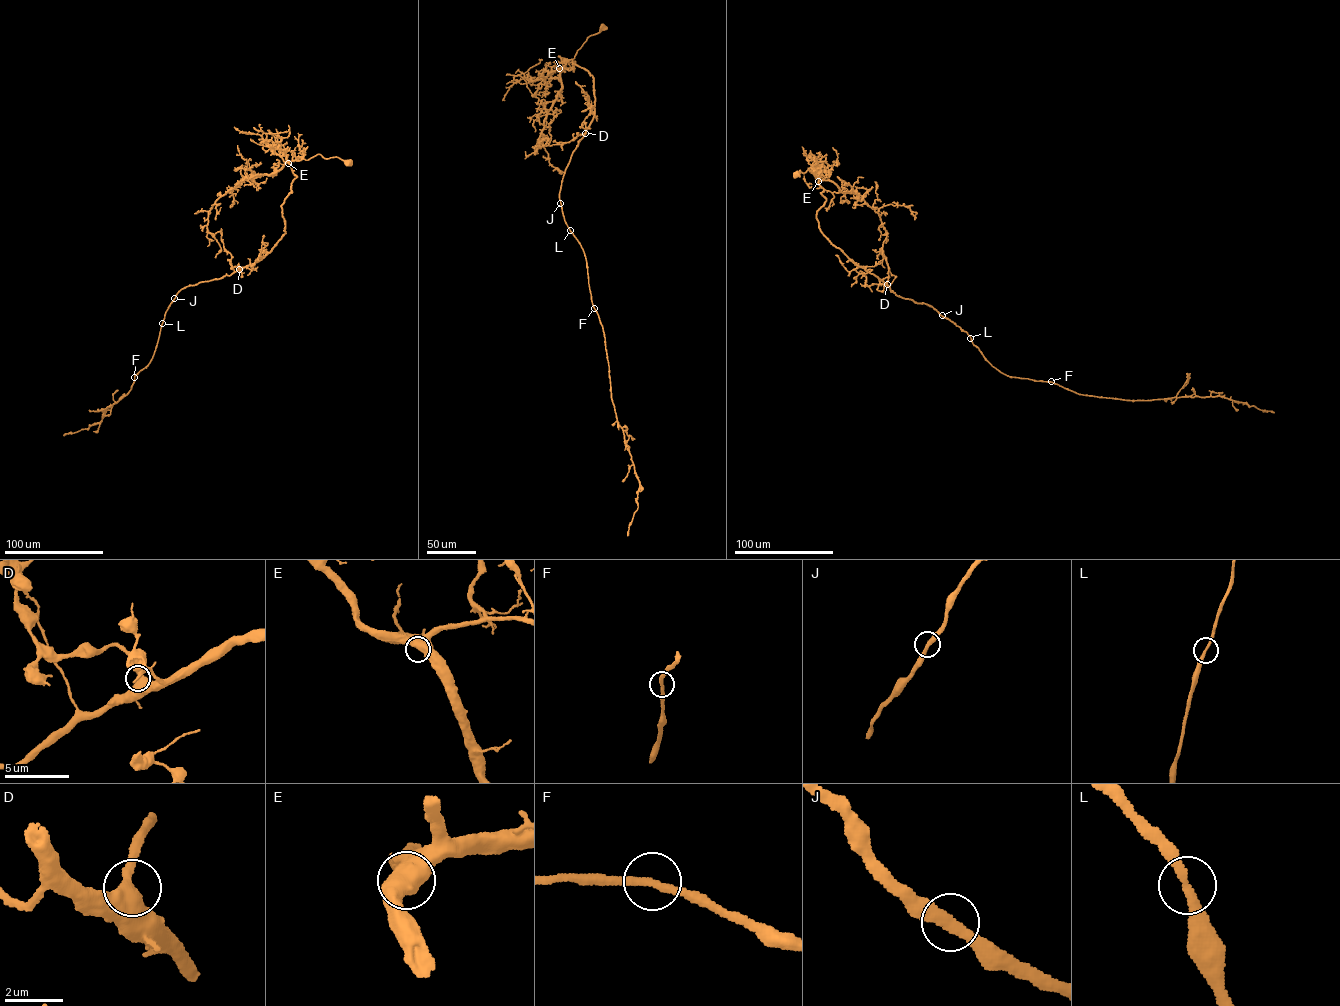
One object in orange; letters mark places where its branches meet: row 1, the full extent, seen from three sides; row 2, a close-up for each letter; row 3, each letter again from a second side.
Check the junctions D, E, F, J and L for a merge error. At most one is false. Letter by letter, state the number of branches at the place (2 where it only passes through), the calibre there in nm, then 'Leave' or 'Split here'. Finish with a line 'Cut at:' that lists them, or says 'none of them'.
D: Branches: 2. Thickness 550 nm. Leave
E: Branches: 2. Thickness 600 nm. Leave
F: Branches: 2. Thickness 240 nm. Leave
J: Branches: 2. Thickness 320 nm. Leave
L: Branches: 2. Thickness 240 nm. Leave
Cut at: none of them

